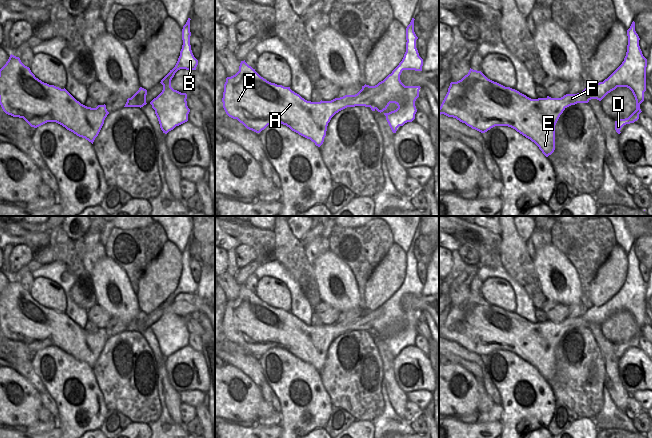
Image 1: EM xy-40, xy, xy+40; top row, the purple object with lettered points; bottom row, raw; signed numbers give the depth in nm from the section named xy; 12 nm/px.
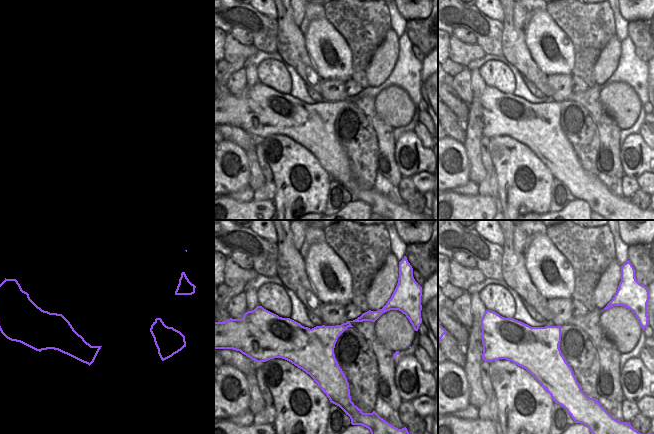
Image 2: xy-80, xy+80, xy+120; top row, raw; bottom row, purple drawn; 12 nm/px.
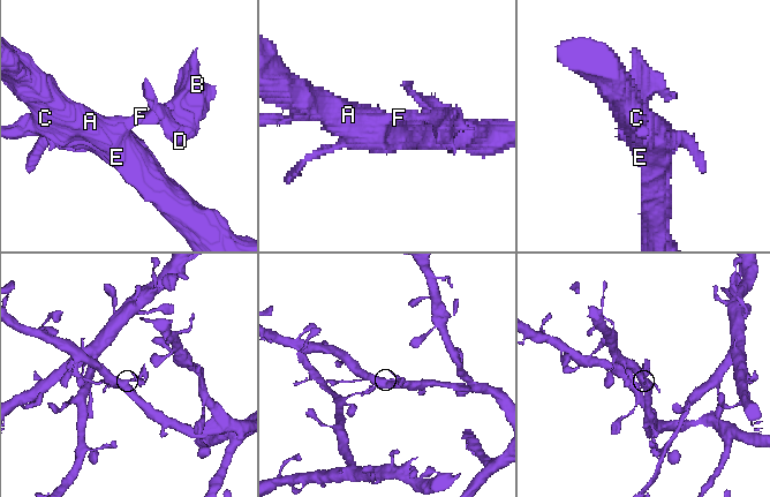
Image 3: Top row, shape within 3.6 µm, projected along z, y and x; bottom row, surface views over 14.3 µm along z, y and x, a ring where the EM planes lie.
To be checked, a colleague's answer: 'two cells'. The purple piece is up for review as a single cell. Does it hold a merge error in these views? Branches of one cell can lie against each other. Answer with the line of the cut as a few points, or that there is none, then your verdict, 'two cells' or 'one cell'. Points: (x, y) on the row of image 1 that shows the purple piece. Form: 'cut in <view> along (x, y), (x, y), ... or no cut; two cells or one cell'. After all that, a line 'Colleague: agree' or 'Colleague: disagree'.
cut in xy along (386, 82), (386, 85), (374, 97), (374, 108); two cells
Colleague: agree

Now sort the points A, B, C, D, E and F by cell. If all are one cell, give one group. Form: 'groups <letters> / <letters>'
groups A C E F / B D

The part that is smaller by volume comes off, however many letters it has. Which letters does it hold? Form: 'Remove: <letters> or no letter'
Remove: B, D

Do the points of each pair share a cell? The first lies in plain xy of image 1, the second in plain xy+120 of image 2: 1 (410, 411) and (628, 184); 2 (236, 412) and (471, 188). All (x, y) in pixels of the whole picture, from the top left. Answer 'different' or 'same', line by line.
1: same
2: different

